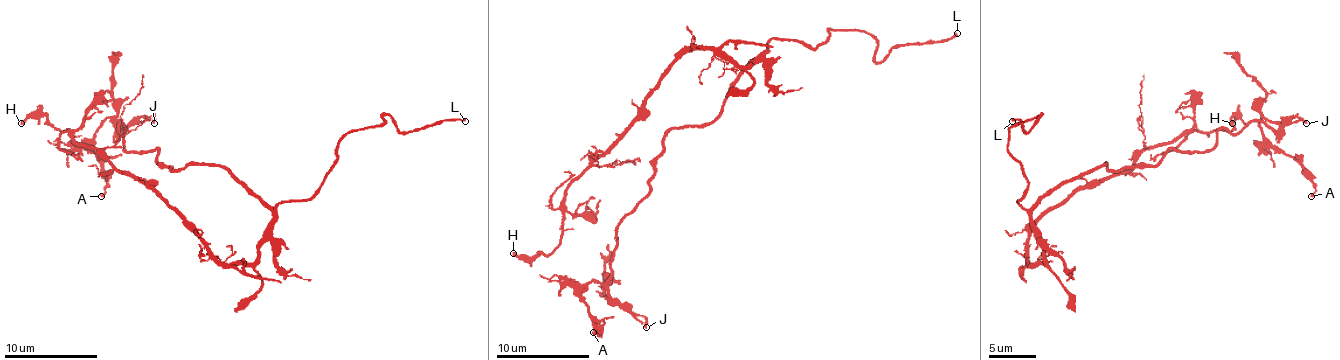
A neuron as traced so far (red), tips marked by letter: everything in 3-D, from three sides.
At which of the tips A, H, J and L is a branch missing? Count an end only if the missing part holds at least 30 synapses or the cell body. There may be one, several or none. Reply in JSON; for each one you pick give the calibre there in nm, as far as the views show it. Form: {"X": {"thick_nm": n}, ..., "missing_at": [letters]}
{"L": {"thick_nm": 200}, "missing_at": ["L"]}

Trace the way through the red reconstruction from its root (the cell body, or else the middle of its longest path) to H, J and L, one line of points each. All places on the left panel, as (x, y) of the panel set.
H: (271, 214), (259, 256), (252, 263), (222, 263), (152, 186), (122, 174), (45, 116), (21, 123)
J: (271, 214), (220, 165), (164, 167), (157, 149), (126, 151), (124, 128), (119, 121), (115, 125), (154, 123)
L: (271, 214), (280, 203), (306, 200), (337, 144), (381, 125), (386, 114), (402, 132), (465, 121)

